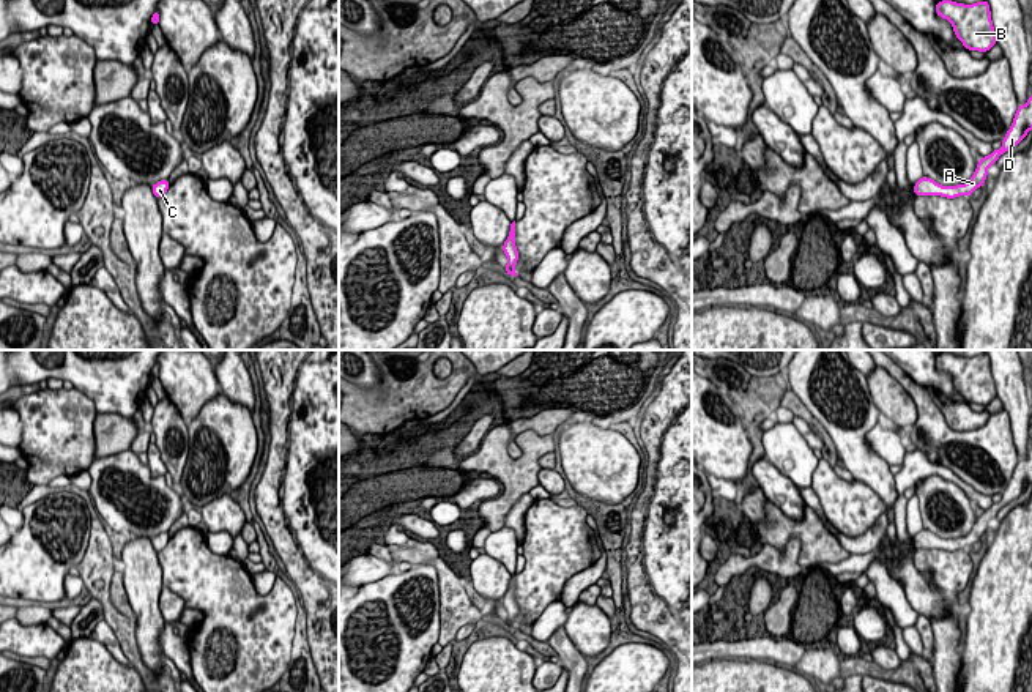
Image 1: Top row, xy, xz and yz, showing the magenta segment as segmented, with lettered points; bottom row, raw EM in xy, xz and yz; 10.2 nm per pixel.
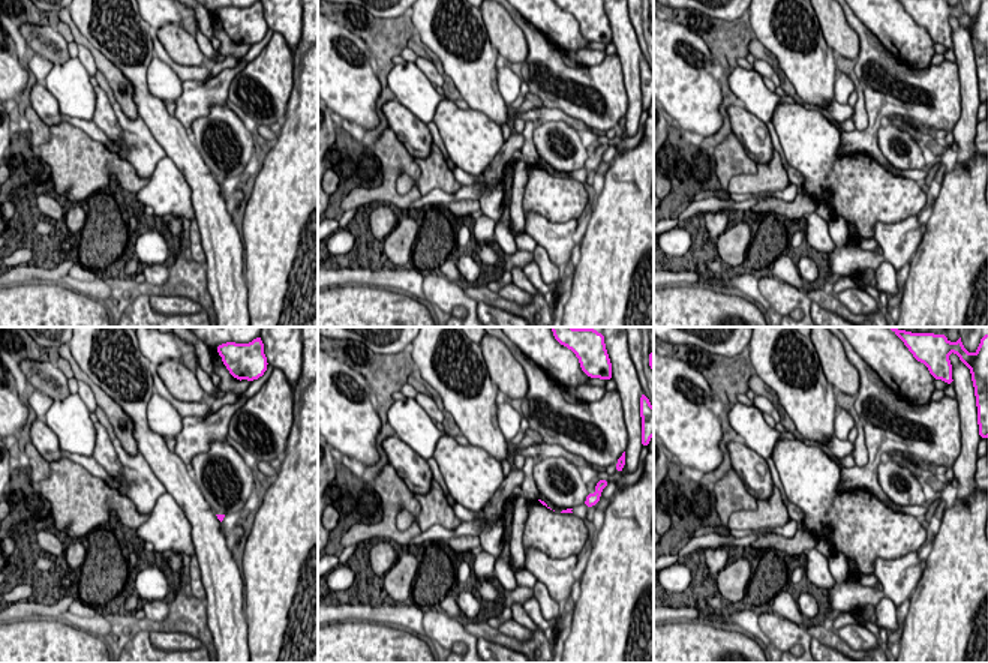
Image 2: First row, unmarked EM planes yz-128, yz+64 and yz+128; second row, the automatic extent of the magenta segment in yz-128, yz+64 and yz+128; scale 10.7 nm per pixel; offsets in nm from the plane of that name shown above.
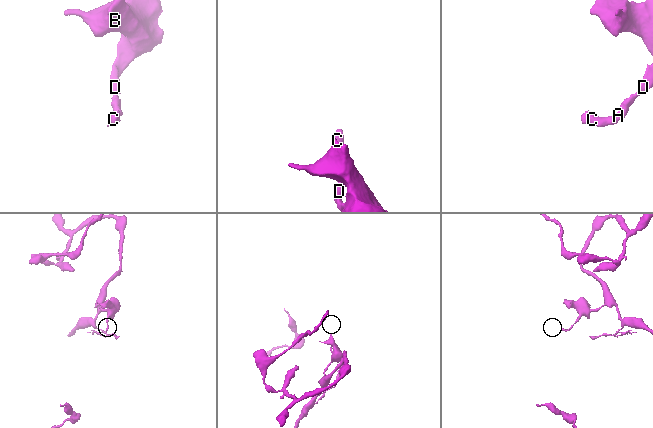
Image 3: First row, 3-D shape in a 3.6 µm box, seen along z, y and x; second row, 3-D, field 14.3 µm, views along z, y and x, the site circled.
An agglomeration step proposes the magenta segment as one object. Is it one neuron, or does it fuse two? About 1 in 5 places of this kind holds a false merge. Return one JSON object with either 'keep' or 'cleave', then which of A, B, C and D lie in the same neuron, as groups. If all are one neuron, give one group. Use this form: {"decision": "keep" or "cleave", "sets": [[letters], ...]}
{"decision": "keep", "sets": [["A", "B", "C", "D"]]}

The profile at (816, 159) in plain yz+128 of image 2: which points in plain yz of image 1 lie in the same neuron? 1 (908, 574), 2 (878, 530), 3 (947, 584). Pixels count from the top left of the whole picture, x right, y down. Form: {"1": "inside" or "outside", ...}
{"1": "outside", "2": "outside", "3": "inside"}

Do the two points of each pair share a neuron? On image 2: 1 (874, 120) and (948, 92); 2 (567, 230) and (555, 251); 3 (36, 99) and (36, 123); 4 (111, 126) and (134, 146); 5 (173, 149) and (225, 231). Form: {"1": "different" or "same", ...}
{"1": "same", "2": "same", "3": "different", "4": "different", "5": "same"}

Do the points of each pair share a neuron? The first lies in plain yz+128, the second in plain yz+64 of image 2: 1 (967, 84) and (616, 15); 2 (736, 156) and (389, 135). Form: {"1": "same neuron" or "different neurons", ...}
{"1": "same neuron", "2": "same neuron"}

